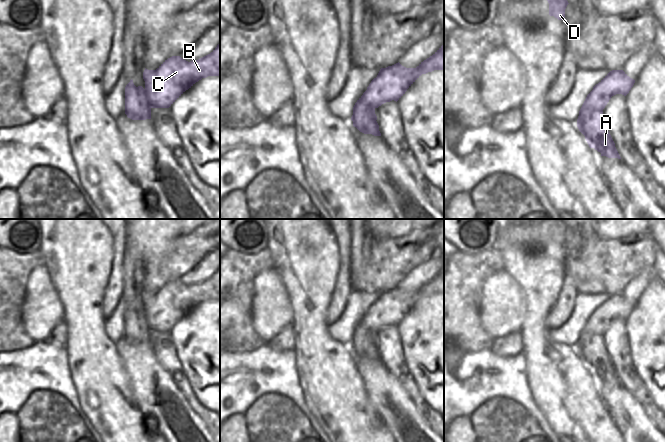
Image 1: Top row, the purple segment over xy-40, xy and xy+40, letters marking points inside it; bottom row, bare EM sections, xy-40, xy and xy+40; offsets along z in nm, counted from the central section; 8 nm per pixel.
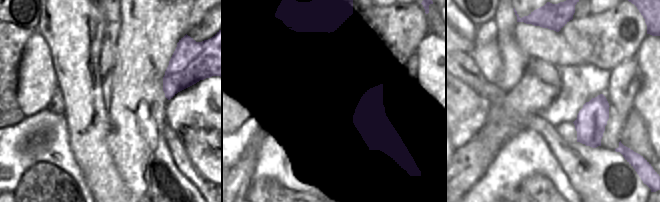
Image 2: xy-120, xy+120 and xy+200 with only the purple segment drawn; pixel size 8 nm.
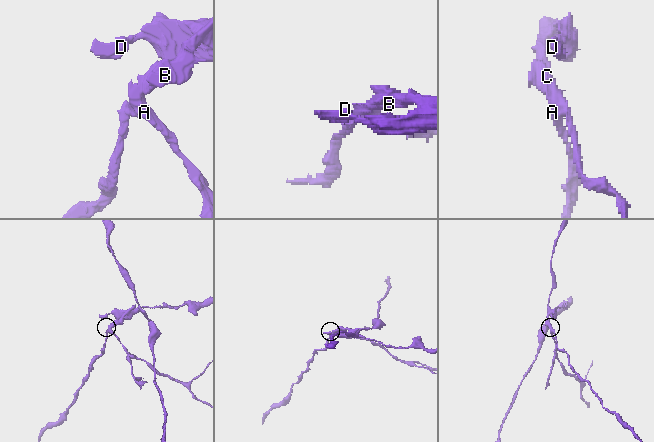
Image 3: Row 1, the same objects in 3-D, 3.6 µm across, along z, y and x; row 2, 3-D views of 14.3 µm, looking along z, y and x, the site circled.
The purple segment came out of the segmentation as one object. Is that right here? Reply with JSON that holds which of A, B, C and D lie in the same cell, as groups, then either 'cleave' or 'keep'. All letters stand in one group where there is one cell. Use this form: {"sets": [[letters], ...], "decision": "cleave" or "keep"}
{"sets": [["A"], ["B", "C", "D"]], "decision": "cleave"}

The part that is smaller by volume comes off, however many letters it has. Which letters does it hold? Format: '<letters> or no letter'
A

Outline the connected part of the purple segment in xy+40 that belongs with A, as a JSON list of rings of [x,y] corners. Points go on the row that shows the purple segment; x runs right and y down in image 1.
[[[605,125],[605,131],[608,135],[608,138],[606,140],[602,140],[600,144],[596,144],[596,143],[592,142],[588,136],[585,136],[585,139],[586,139],[589,147],[594,148],[598,152],[600,152],[601,156],[606,156],[608,158],[621,159],[621,157],[615,147],[615,143],[611,137],[606,125]]]

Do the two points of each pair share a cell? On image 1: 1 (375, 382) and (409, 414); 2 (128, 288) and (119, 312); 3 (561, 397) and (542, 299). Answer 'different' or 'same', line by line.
1: same
2: different
3: same

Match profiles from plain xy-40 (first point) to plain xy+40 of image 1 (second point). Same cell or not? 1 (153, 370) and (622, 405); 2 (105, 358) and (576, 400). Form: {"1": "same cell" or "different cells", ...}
{"1": "same cell", "2": "same cell"}

